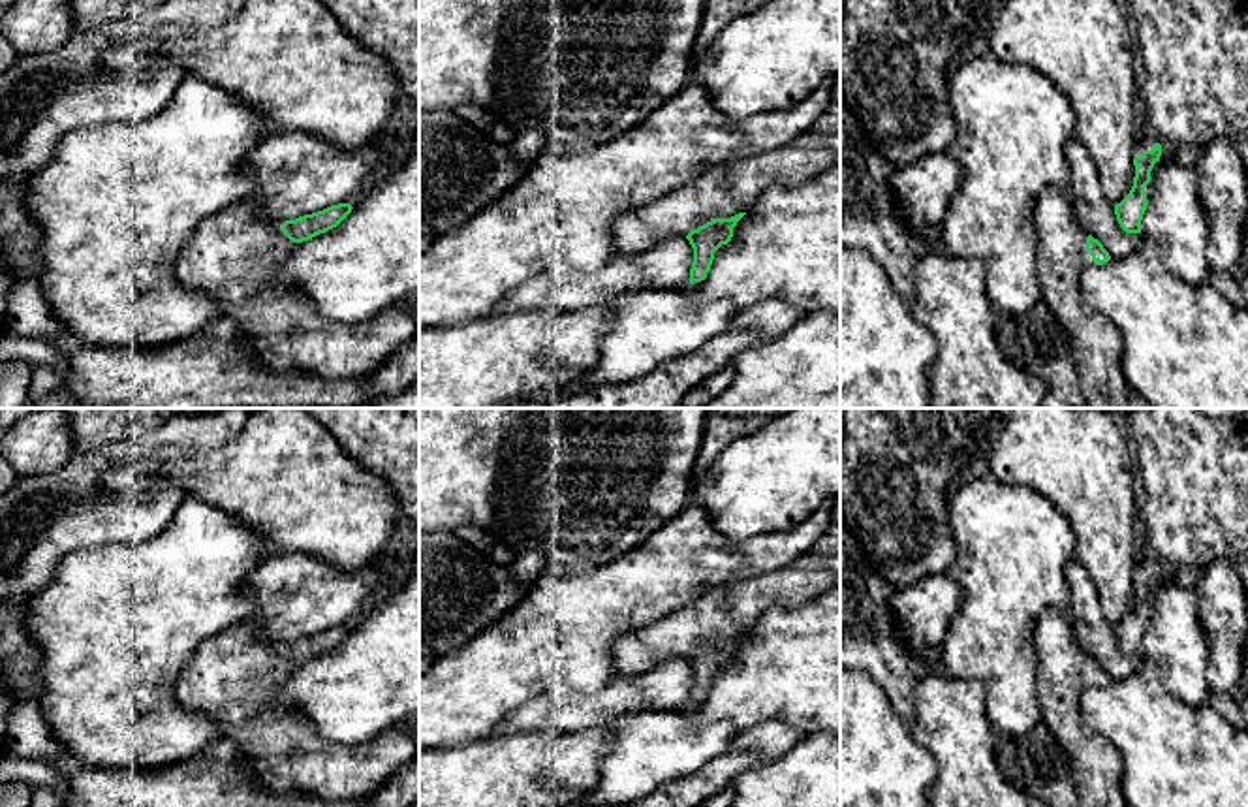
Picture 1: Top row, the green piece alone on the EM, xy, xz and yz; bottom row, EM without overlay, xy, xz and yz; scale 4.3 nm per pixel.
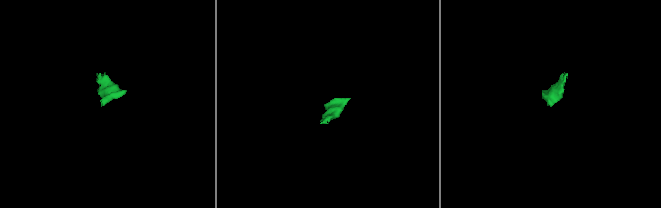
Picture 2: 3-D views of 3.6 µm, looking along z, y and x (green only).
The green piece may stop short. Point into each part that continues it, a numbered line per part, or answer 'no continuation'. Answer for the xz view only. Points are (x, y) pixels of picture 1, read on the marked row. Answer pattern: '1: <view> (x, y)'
1: xz (722, 190)

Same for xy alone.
1: xy (235, 256)

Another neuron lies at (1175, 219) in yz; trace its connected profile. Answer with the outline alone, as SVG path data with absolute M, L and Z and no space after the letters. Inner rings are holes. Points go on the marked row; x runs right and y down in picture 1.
M1158 162L1141 235L1162 246L1169 269L1186 284L1209 282L1209 220L1201 207L1195 167Z

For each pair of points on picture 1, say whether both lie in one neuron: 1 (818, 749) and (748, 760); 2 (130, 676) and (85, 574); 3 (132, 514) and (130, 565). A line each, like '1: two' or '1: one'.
1: two
2: one
3: two

